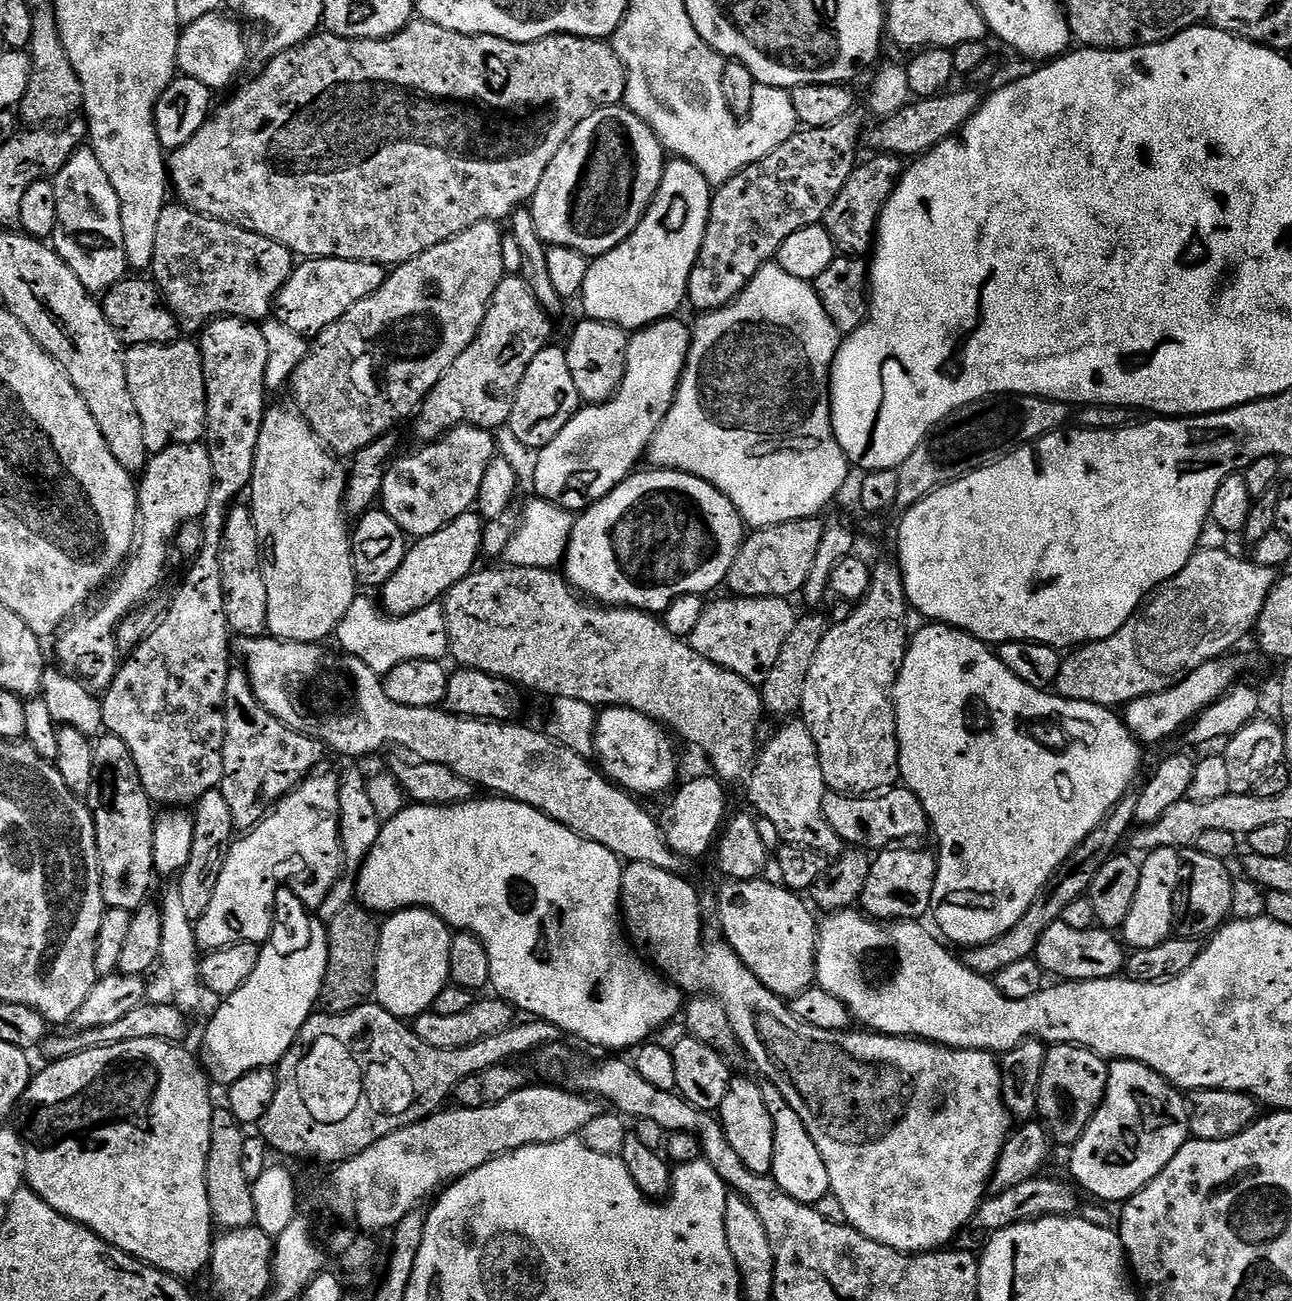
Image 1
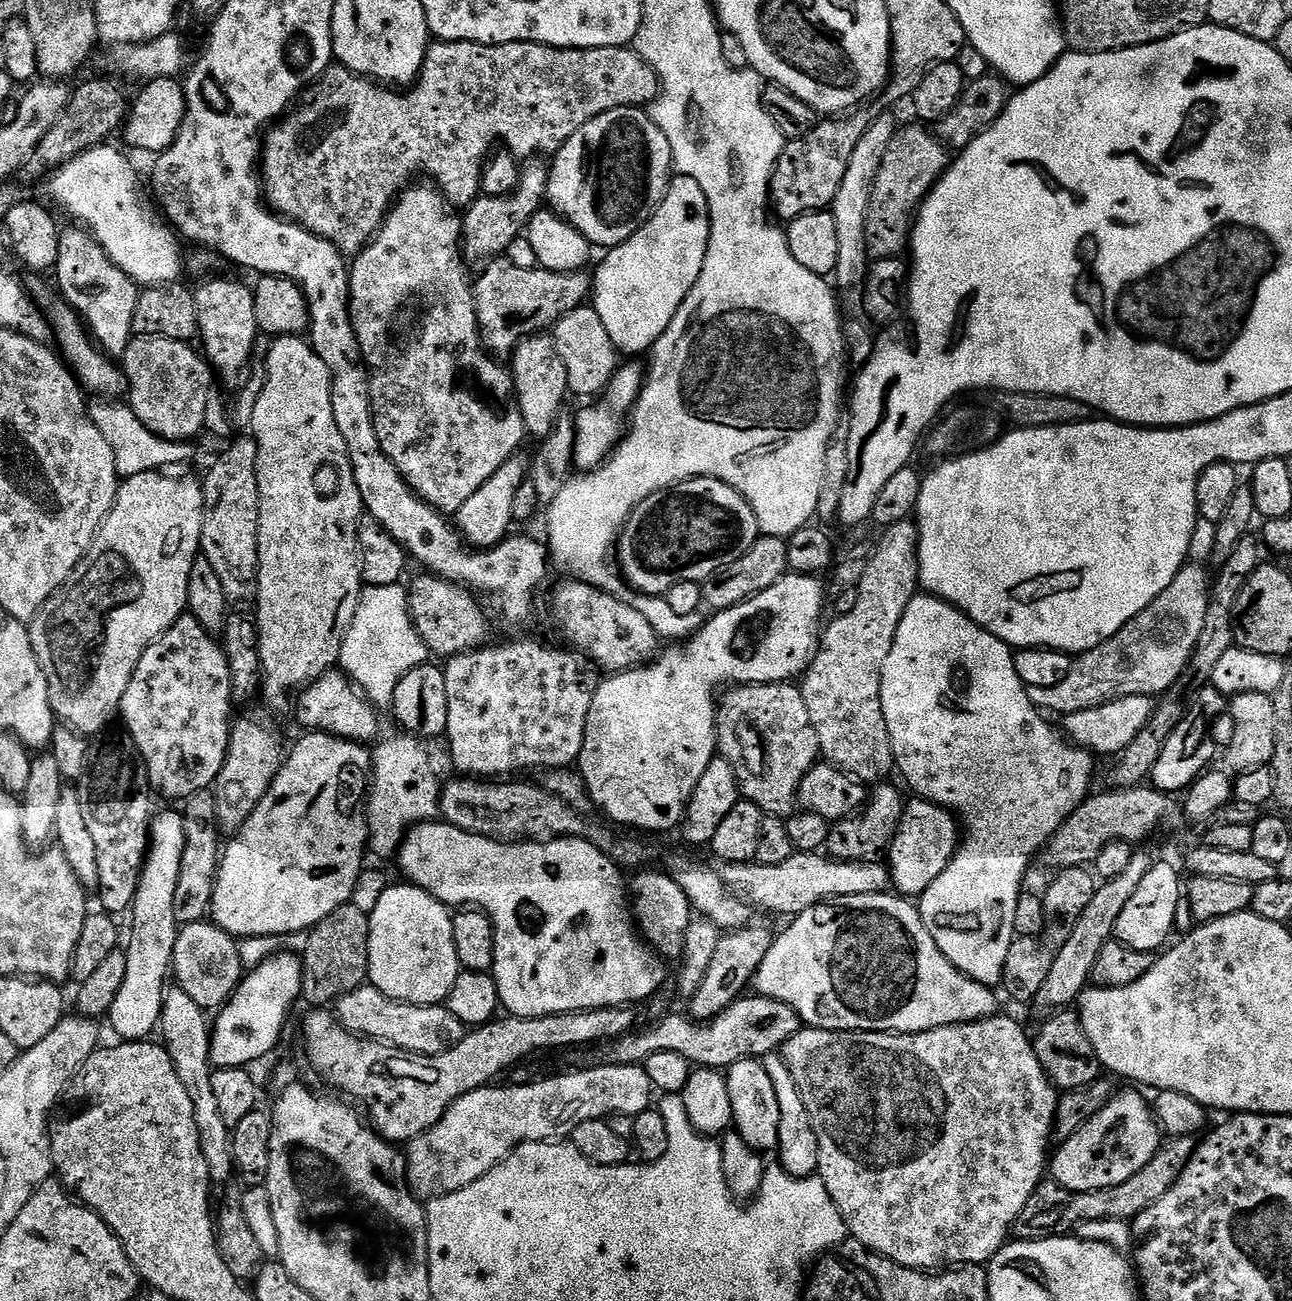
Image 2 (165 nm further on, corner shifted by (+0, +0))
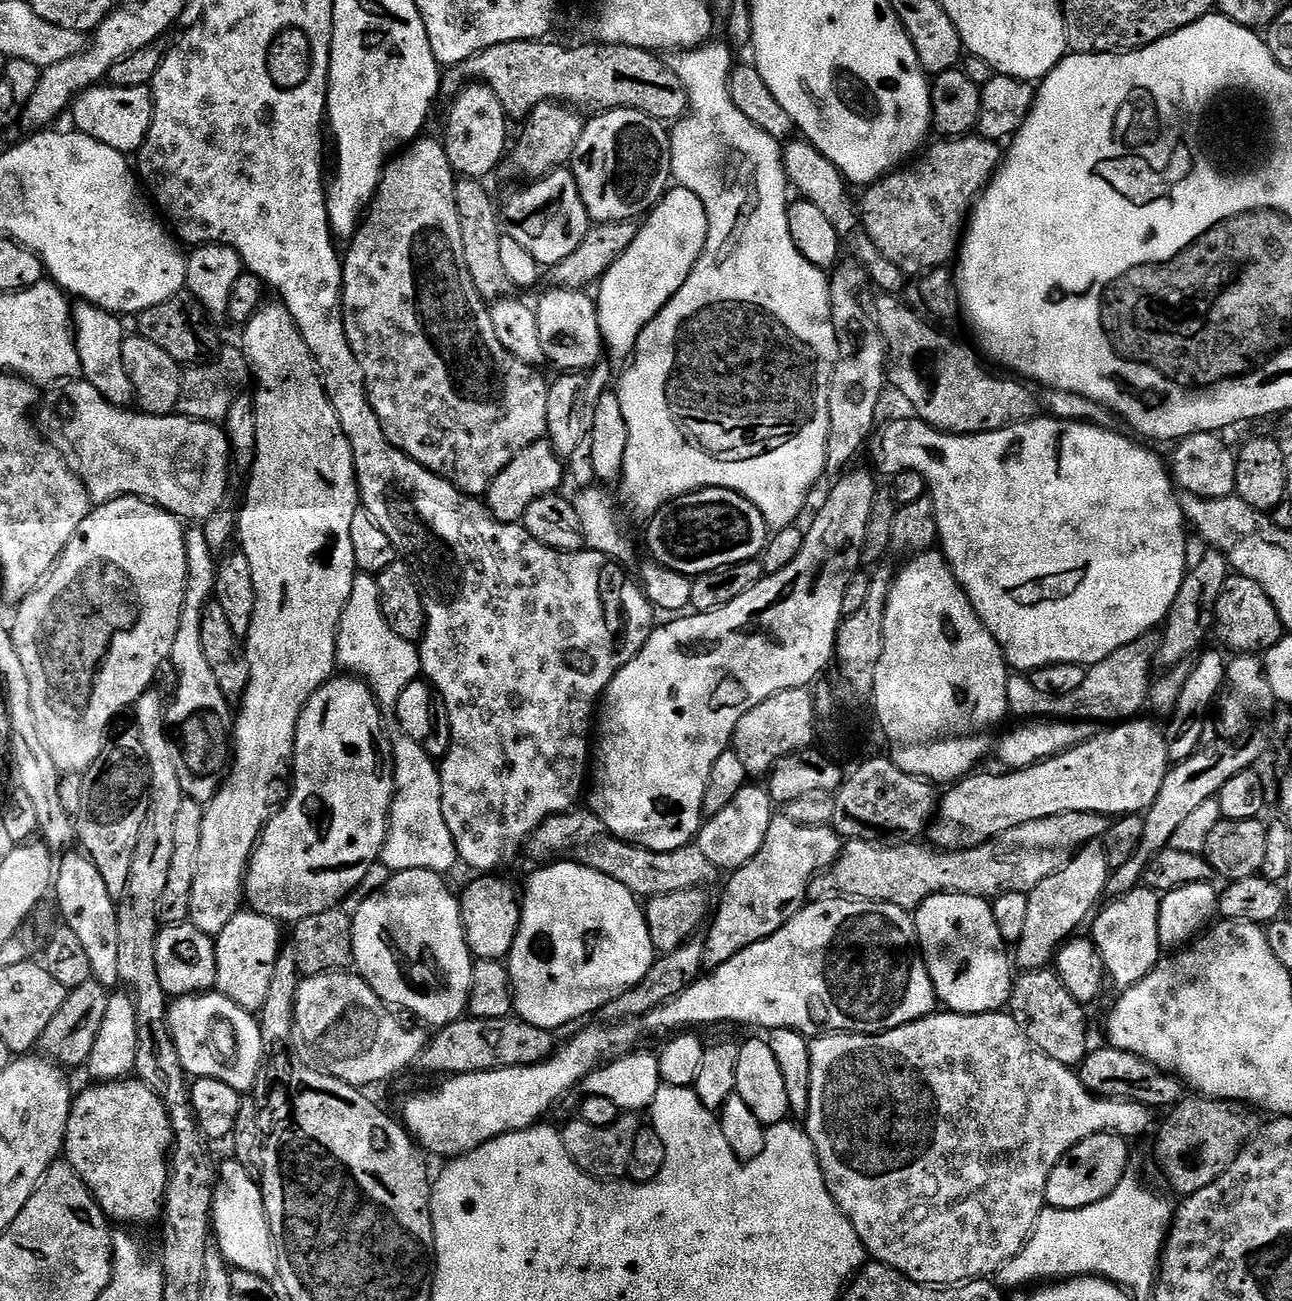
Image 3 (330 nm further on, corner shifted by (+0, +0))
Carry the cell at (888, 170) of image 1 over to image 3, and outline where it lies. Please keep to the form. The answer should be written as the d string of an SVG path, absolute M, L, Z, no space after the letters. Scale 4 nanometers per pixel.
M979 134L935 142L929 143L914 162L867 185L864 197L858 200L860 227L908 278L919 278L957 259L972 206L1002 163L1001 145Z

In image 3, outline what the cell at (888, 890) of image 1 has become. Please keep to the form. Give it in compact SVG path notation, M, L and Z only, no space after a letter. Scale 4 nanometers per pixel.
M1132 718L1105 727L1108 728L1105 732L1104 729L1097 731L1086 742L1029 768L1004 770L999 773L1001 776L977 771L965 776L963 780L955 781L947 789L949 792L939 797L934 819L926 833L927 839L932 839L929 840L931 847L956 852L960 848L982 846L1006 834L1006 830L1014 830L1014 826L1026 826L1026 822L1038 822L1038 818L1054 818L1058 814L1093 812L1109 818L1119 818L1147 812L1154 798L1158 798L1158 790L1162 790L1170 761L1168 741L1161 725L1159 728L1148 720L1140 719Z

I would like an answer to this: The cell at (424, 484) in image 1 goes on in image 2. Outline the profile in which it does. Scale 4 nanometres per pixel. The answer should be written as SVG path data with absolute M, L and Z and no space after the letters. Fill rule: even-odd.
M409 187L397 196L375 236L355 253L356 261L351 261L348 273L350 315L360 351L374 369L370 376L372 421L381 450L425 504L441 514L454 514L466 506L466 501L505 462L519 453L516 451L526 440L526 433L520 407L516 405L511 371L489 355L480 342L474 288L470 276L468 280L464 273L466 260L460 249L461 217L450 211L439 191L416 187ZM411 300L420 303L420 321L404 349L392 348L376 319L398 315Z

